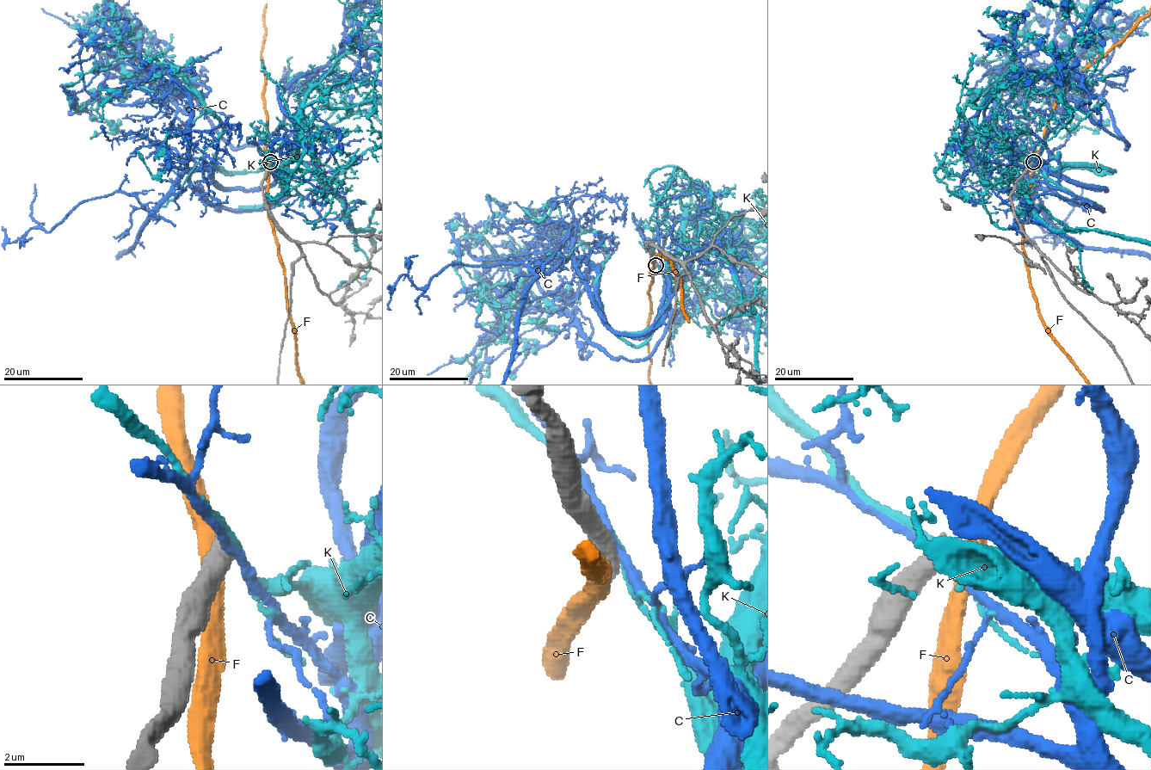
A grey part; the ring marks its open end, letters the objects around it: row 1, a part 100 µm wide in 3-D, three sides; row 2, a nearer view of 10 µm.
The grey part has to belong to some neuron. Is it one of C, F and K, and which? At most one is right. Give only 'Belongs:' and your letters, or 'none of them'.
Belongs: none of them

